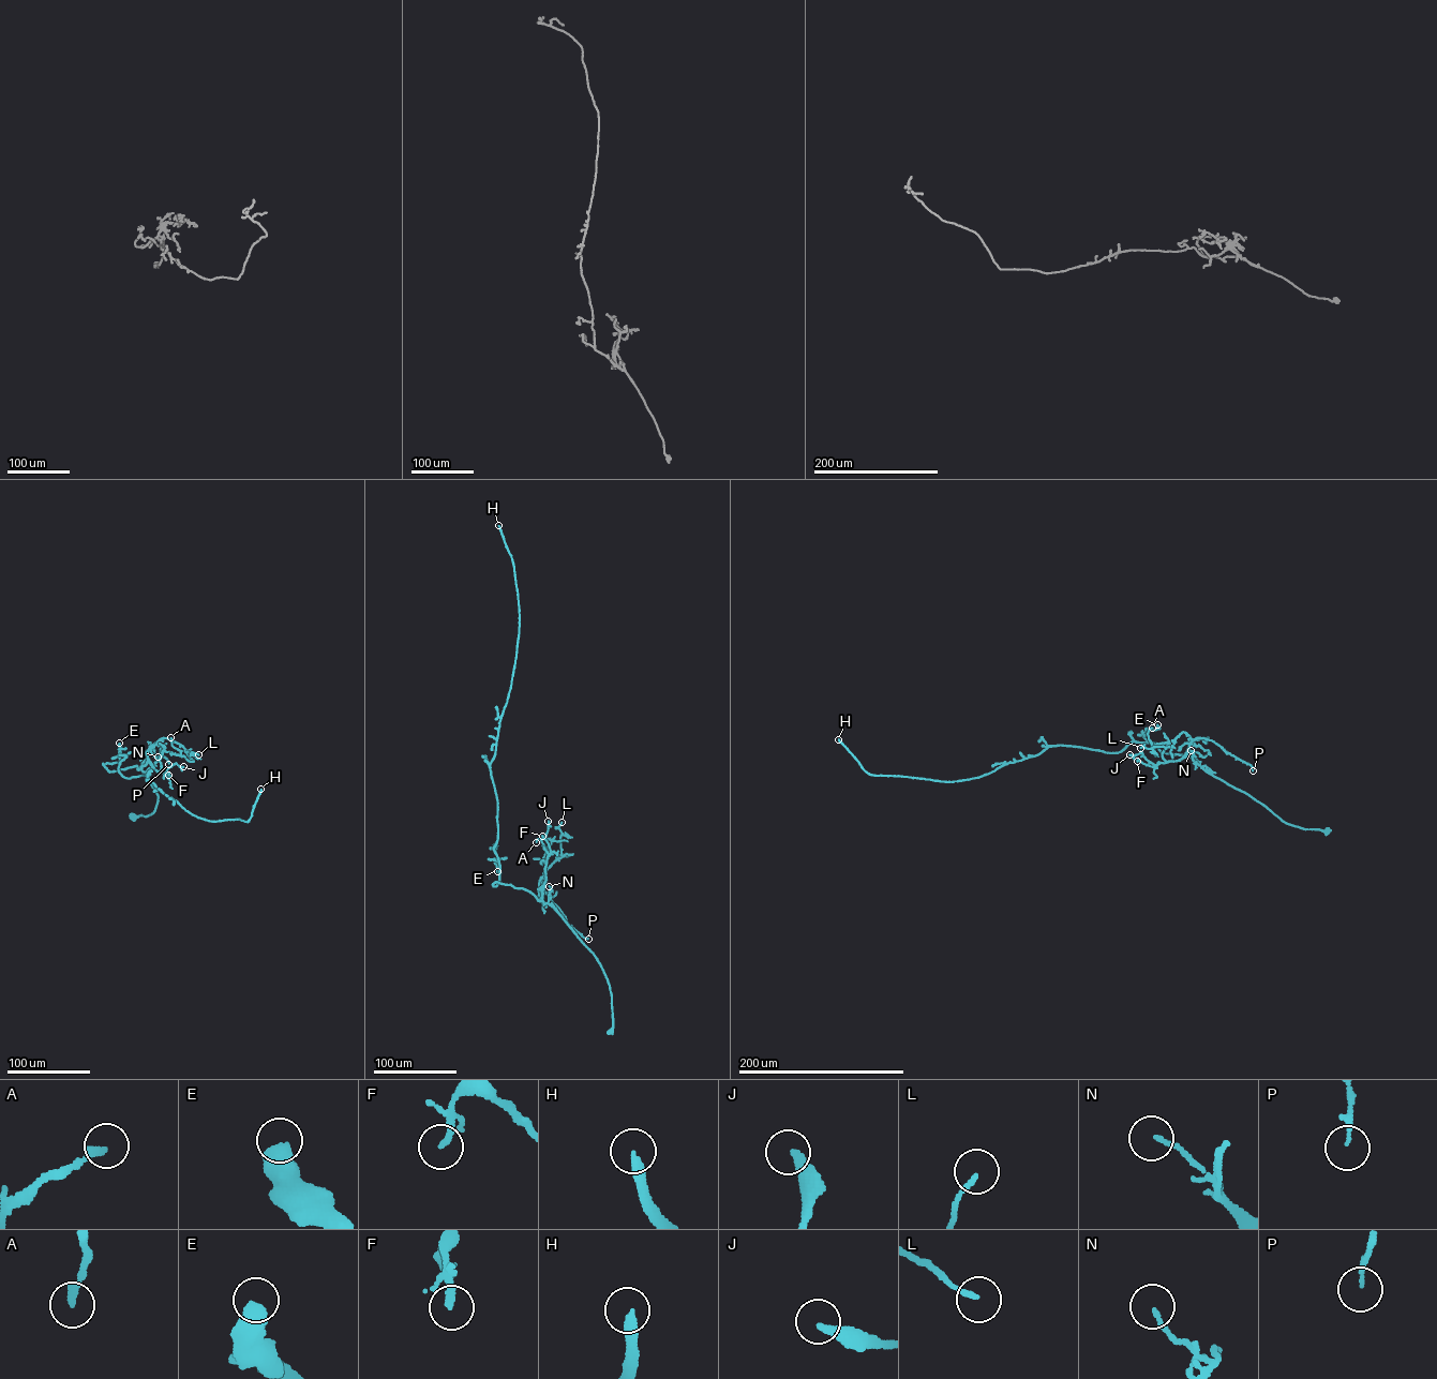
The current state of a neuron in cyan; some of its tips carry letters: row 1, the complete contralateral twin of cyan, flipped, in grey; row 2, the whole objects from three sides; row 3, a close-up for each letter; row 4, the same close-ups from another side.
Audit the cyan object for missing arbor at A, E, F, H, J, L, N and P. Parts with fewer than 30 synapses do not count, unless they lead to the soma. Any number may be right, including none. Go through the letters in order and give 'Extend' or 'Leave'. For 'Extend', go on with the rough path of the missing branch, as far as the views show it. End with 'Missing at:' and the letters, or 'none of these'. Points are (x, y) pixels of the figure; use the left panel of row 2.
A: Leave
E: Leave
F: Leave
H: Extend. Course of what is missing: (260, 789), (271, 766), (245, 742), (253, 718)
J: Leave
L: Leave
N: Leave
P: Leave
Missing at: H

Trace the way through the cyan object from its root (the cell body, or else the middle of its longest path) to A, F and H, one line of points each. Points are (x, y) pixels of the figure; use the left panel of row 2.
A: (132, 815), (154, 811), (158, 795), (141, 767), (148, 761), (159, 772), (163, 750), (180, 754), (170, 737)
F: (132, 815), (151, 814), (158, 800), (141, 767), (148, 761), (156, 770), (168, 778), (168, 775)
H: (132, 815), (155, 808), (148, 776), (103, 763), (212, 821), (249, 821), (260, 789)

